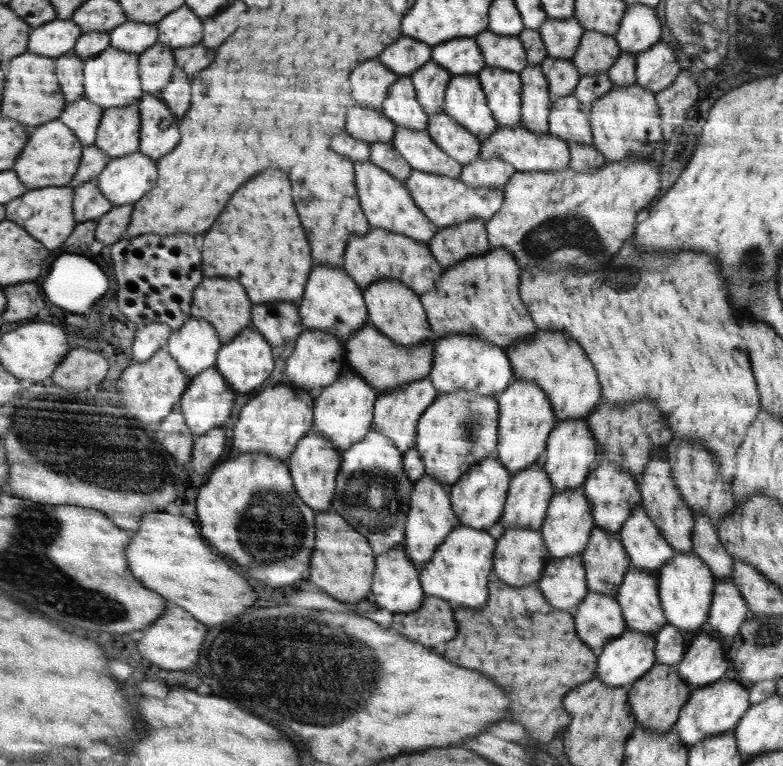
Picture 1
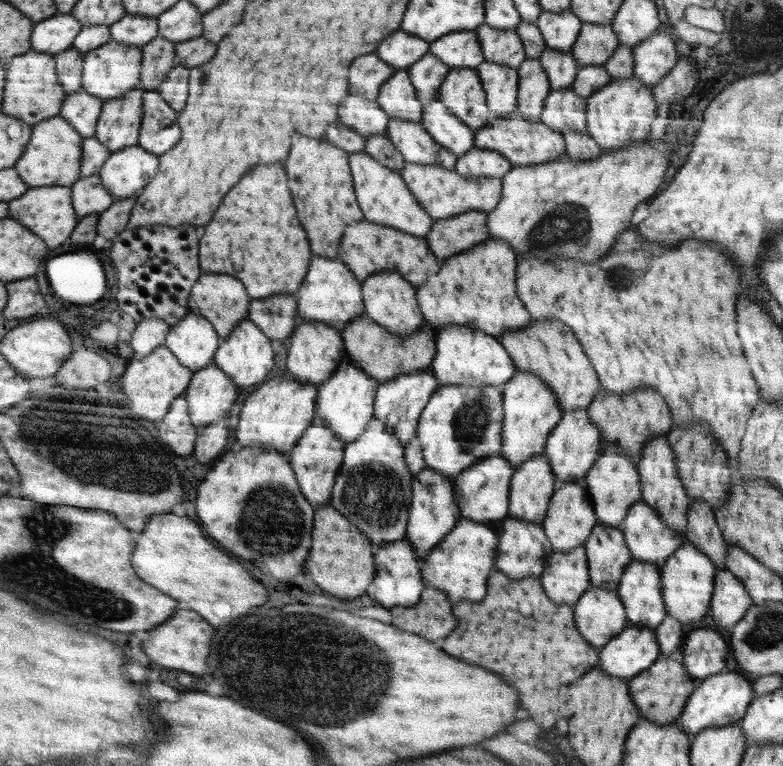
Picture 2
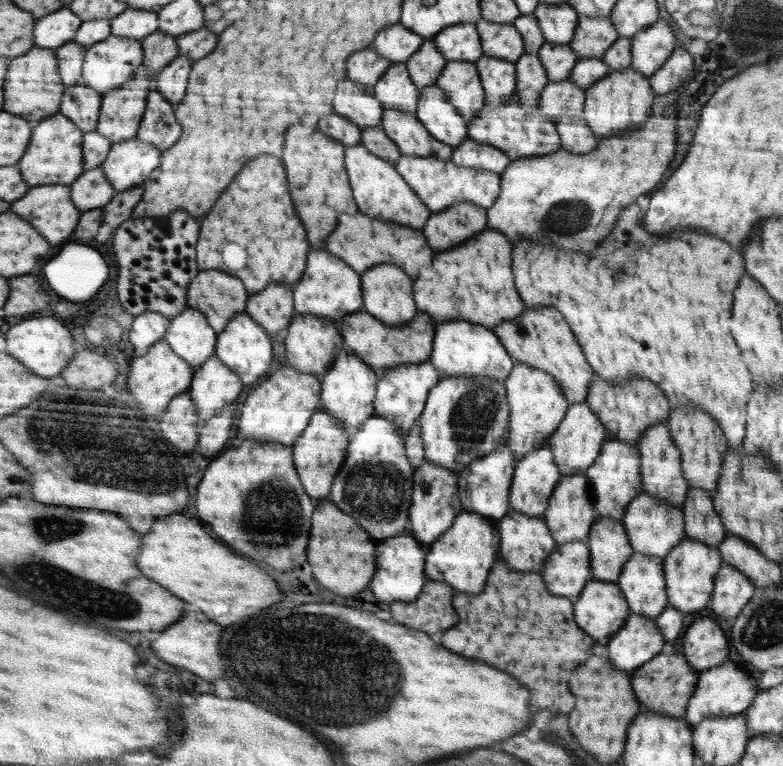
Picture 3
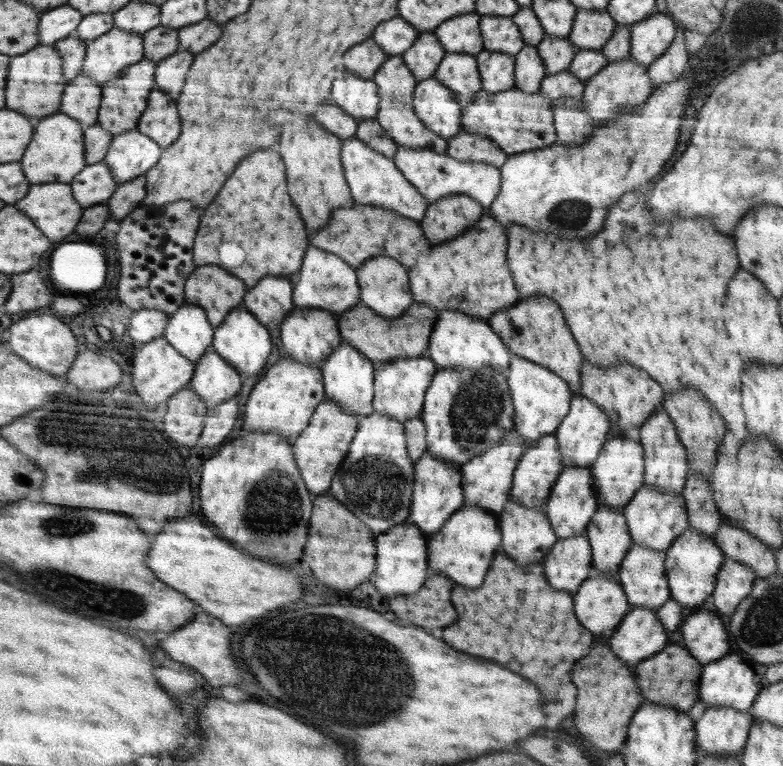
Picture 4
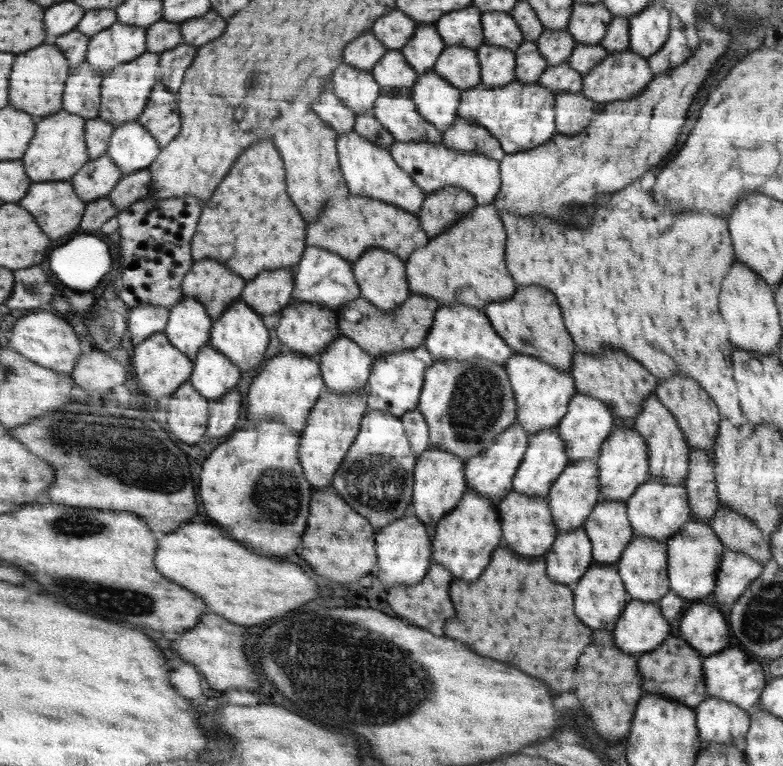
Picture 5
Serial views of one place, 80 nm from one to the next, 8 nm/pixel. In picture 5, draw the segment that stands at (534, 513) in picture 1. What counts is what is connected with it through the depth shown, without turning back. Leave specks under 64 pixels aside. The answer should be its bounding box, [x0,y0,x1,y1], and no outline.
[515,427,566,499]

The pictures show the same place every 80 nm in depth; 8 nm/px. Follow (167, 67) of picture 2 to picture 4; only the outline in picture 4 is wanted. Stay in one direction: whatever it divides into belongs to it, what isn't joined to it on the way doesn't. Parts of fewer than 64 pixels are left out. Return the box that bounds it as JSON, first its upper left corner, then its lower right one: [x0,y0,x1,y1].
[141,24,179,64]

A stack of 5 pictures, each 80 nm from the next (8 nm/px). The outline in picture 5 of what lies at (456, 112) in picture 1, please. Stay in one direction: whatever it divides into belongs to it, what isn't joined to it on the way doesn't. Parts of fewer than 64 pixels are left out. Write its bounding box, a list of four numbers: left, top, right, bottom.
[436,45,482,92]

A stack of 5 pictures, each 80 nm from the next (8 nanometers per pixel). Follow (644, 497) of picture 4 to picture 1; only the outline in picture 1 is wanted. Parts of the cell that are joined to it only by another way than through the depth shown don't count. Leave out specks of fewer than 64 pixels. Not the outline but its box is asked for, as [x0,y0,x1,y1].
[618,507,675,580]

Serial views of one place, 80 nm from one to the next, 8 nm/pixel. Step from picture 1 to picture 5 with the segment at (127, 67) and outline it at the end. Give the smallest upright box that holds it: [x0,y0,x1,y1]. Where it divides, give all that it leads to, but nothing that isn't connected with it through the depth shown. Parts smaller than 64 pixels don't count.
[86,22,146,77]

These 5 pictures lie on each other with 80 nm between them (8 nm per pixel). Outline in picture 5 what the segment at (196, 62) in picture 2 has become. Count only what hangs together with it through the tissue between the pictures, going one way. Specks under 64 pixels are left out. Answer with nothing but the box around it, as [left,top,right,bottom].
[180,9,226,48]

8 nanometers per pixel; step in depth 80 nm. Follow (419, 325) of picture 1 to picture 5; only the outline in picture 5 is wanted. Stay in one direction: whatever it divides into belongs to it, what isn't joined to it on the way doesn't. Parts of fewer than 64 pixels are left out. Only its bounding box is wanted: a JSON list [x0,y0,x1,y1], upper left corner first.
[354,248,411,311]

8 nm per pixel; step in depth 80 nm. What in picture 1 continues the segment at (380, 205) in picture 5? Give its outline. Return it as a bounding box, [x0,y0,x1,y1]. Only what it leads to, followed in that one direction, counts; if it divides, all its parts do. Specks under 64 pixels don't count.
[344,228,444,295]

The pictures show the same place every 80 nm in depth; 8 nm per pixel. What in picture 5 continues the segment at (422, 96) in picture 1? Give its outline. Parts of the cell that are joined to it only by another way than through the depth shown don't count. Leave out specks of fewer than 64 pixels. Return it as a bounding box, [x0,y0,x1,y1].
[400,24,446,75]

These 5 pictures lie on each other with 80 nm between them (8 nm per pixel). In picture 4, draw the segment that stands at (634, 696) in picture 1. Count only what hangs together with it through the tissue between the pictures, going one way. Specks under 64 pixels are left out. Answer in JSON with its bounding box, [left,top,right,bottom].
[634,643,703,713]

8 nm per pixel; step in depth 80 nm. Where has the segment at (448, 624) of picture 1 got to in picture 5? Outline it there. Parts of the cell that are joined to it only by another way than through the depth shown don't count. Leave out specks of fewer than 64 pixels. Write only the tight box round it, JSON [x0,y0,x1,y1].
[388,564,456,629]

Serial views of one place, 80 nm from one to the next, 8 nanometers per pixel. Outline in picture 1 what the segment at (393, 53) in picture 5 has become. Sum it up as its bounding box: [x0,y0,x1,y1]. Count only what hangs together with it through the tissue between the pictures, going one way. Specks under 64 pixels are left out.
[382,76,431,132]

